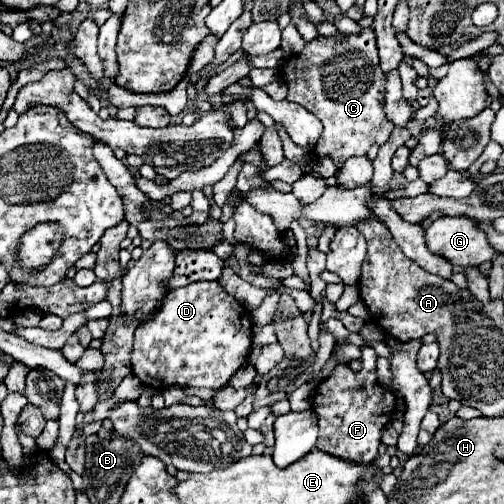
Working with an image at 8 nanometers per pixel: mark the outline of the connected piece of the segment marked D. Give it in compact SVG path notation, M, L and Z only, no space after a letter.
M194 282L170 290L158 314L138 324L134 332L132 372L144 386L156 390L170 386L218 390L246 364L250 344L250 312L218 282Z

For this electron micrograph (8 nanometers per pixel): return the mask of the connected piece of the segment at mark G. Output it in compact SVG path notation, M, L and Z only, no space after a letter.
M440 216L434 220L426 230L426 246L454 266L480 266L496 254L486 232L468 216Z

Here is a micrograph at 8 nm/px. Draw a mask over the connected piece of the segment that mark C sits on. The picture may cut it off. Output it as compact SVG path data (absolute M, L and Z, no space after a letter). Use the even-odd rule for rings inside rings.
M364 28L362 34L344 36L342 40L320 36L308 42L304 50L292 56L282 68L282 78L288 84L286 100L302 104L324 126L314 152L318 156L330 156L338 168L342 168L346 158L366 154L372 144L384 144L394 130L382 108L386 76L376 64L374 32L372 28ZM312 64L320 64L320 68L312 72Z

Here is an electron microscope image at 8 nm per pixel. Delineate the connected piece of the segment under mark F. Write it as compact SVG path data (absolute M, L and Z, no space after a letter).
M364 344L360 350L362 370L354 372L348 364L338 364L316 388L312 404L320 426L316 448L350 462L372 462L378 456L380 434L396 412L396 396L394 392L382 388L376 378L376 350L368 344Z

